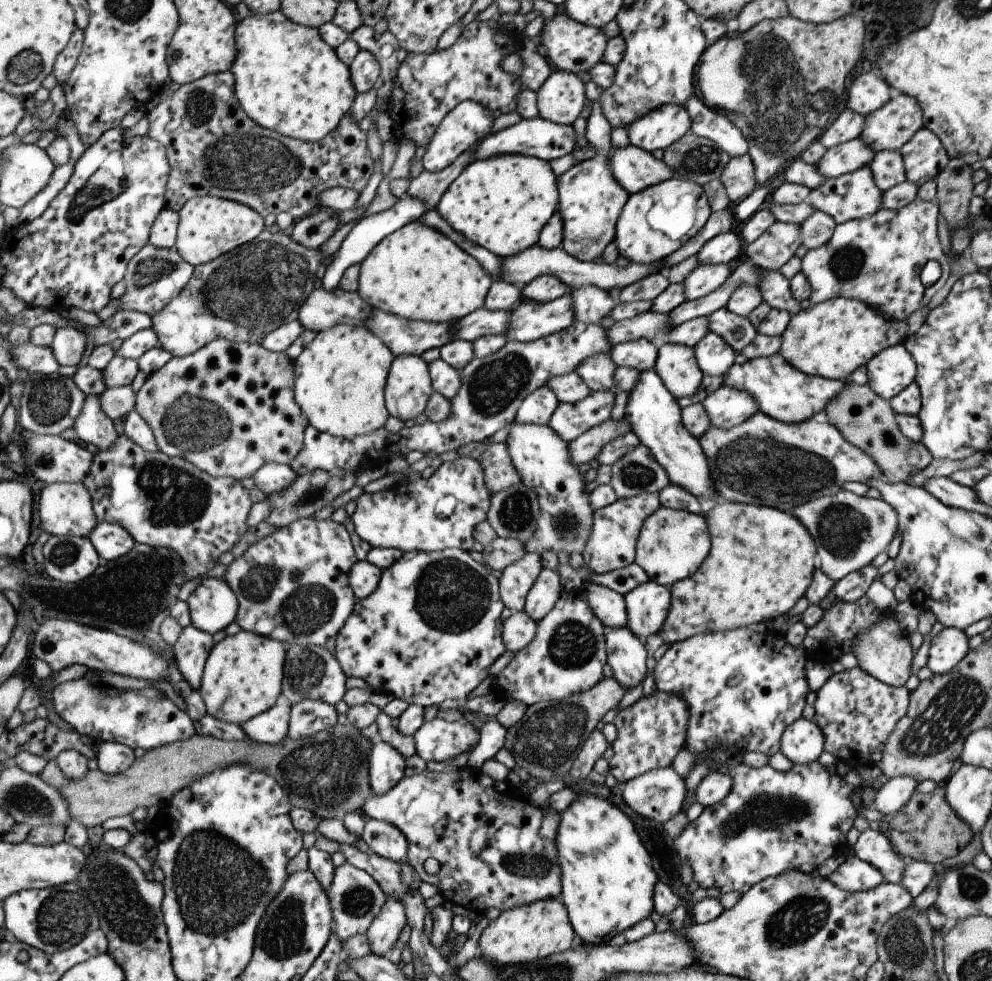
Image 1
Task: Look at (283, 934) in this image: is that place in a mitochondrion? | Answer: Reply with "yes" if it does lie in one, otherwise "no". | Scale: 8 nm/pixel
yes

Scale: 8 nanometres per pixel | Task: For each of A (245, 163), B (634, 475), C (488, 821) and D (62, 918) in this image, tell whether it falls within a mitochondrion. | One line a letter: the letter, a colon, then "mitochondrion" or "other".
A: mitochondrion
B: mitochondrion
C: other
D: mitochondrion

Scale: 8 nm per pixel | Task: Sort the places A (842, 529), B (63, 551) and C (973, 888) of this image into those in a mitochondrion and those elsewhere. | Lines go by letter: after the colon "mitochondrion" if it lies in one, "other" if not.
A: mitochondrion
B: mitochondrion
C: mitochondrion

